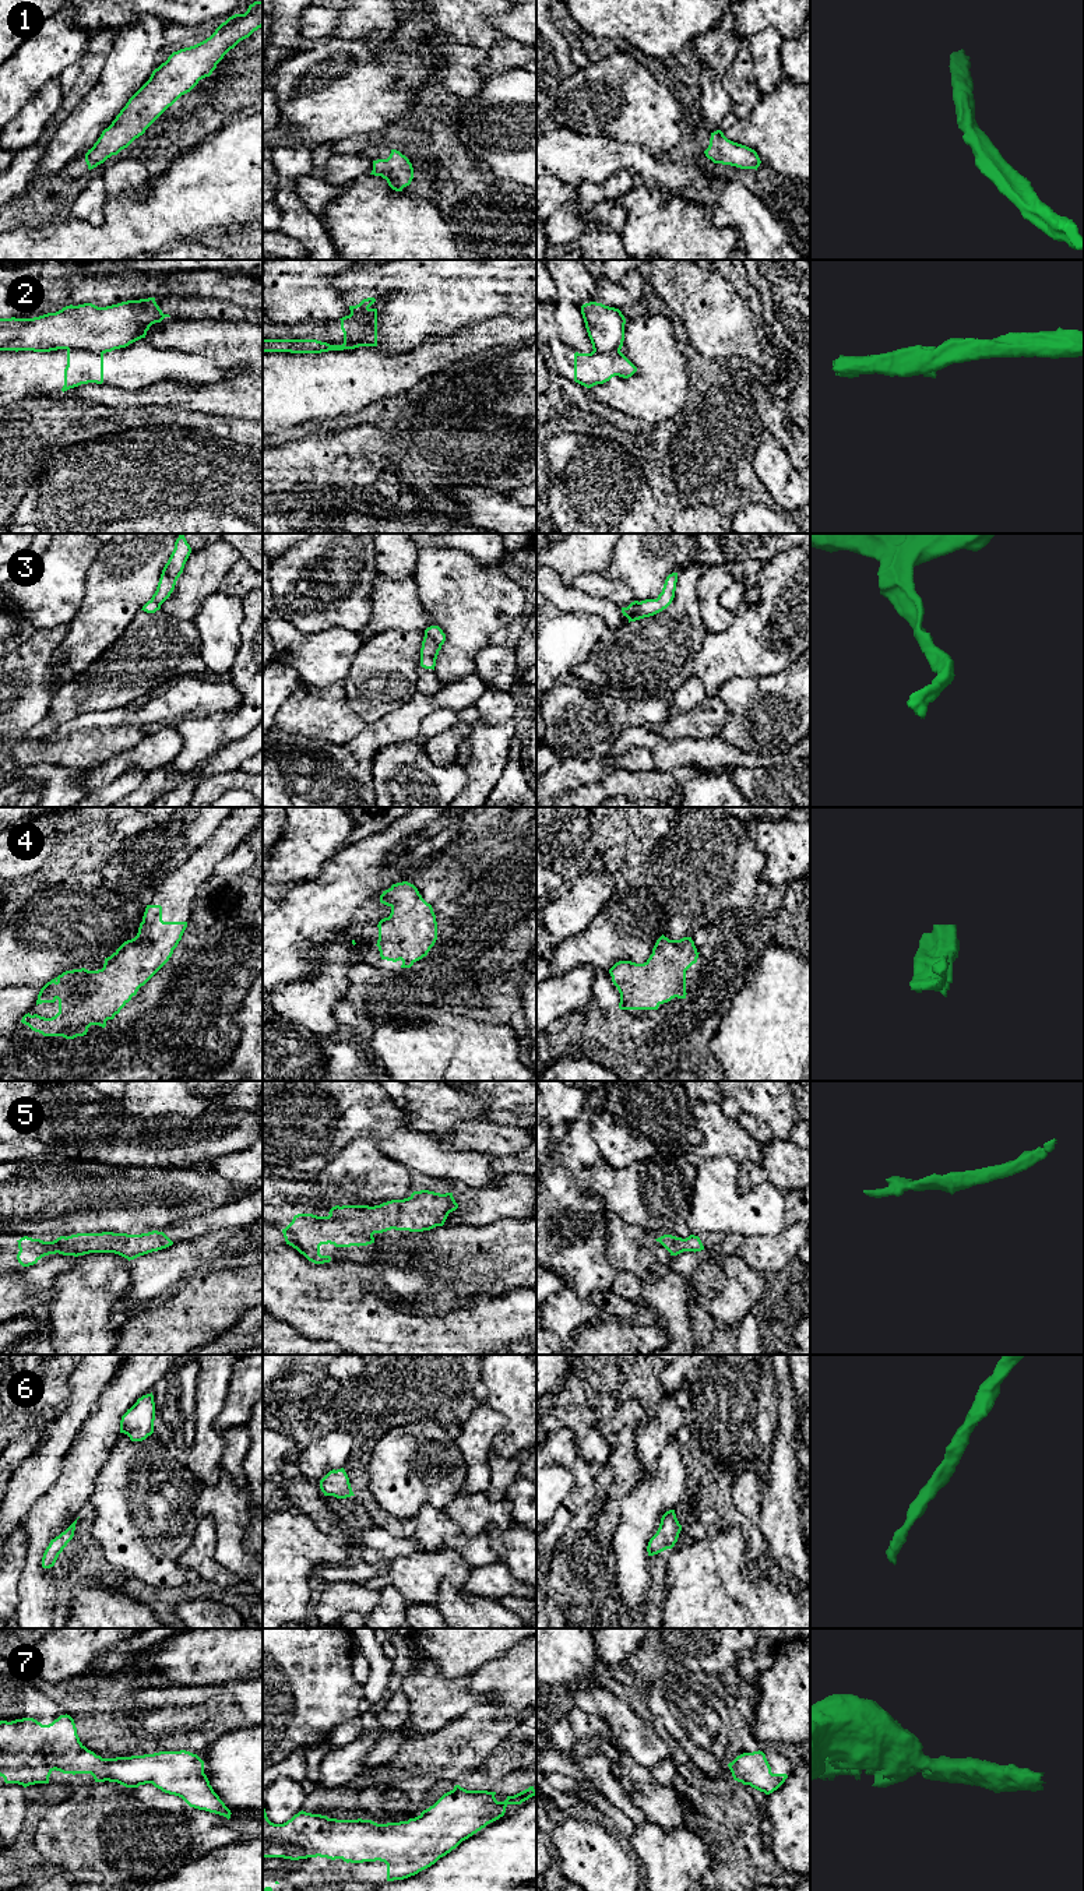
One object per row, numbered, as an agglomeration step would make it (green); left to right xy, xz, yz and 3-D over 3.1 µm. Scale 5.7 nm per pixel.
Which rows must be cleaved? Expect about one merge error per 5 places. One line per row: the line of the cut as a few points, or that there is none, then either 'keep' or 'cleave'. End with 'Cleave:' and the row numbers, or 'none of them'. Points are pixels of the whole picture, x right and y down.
1: no cut; keep
2: cut in xy along (67, 348), (102, 354); cleave
3: no cut; keep
4: no cut; keep
5: no cut; keep
6: no cut; keep
7: no cut; keep
Cleave: 2

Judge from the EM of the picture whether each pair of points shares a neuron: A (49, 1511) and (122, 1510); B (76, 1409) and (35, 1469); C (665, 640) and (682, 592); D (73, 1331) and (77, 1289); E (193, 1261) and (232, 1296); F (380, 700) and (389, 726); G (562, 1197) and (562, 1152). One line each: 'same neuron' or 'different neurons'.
A: different neurons
B: same neuron
C: same neuron
D: same neuron
E: different neurons
F: different neurons
G: same neuron

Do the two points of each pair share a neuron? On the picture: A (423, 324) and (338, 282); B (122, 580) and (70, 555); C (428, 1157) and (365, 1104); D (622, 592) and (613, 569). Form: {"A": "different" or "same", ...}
{"A": "same", "B": "different", "C": "same", "D": "different"}

